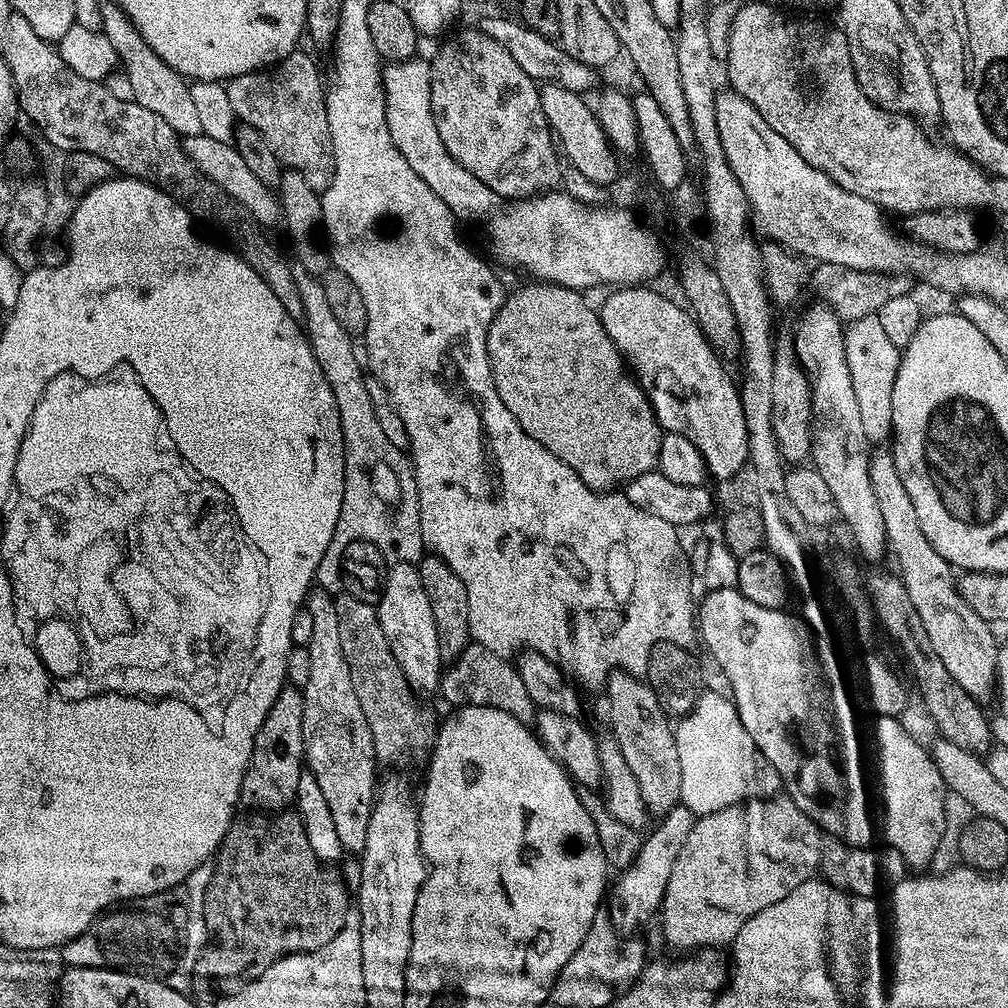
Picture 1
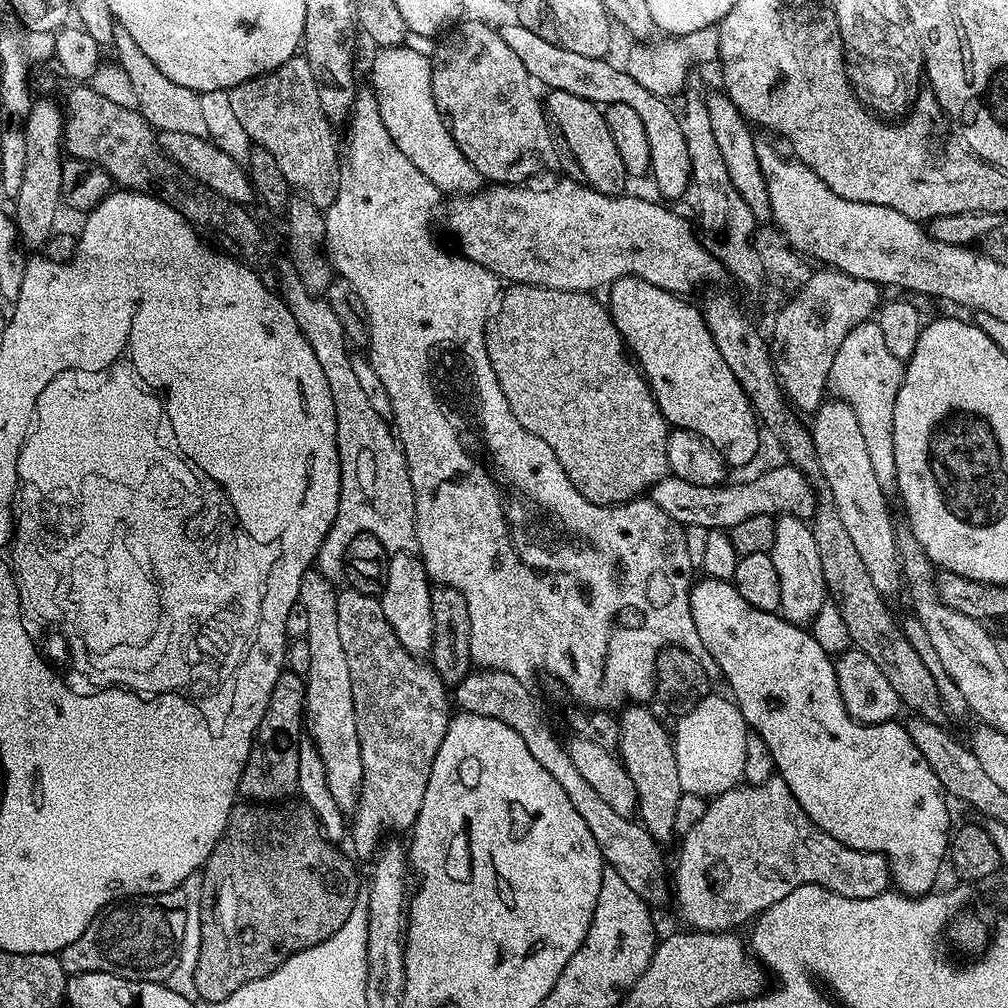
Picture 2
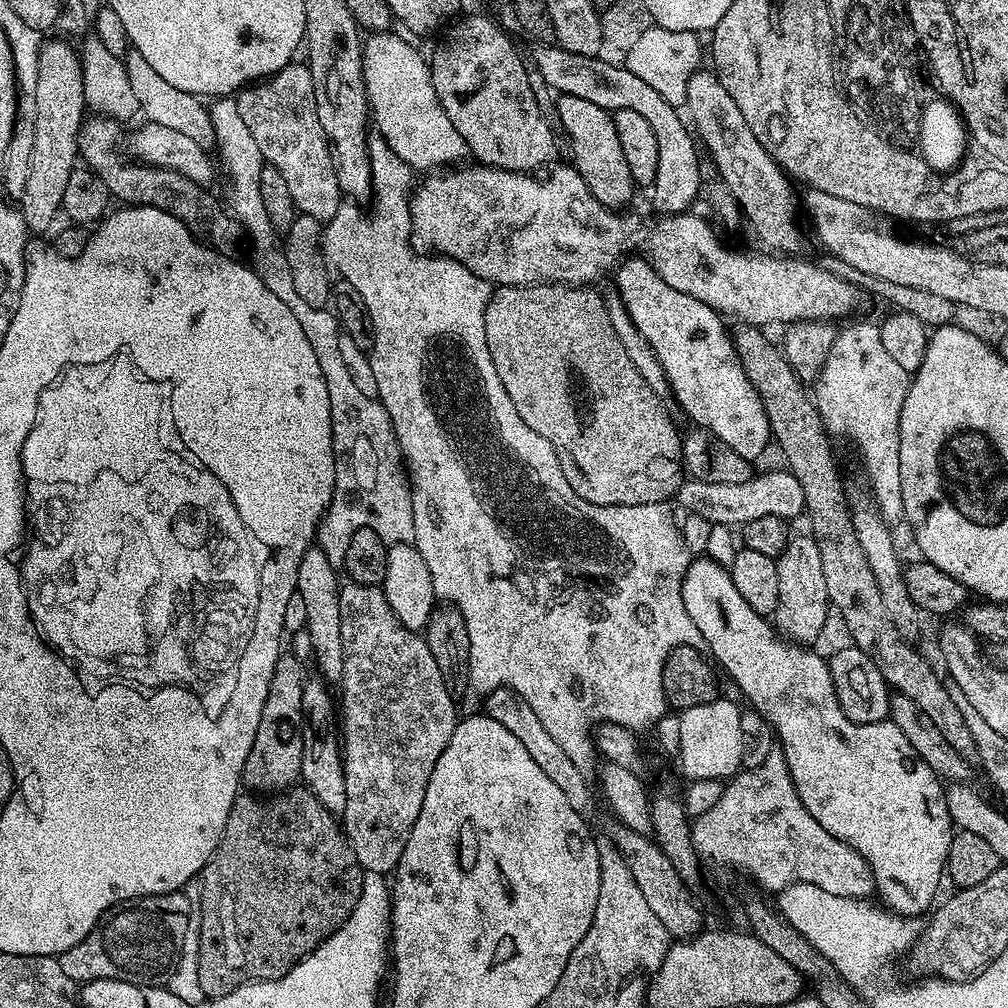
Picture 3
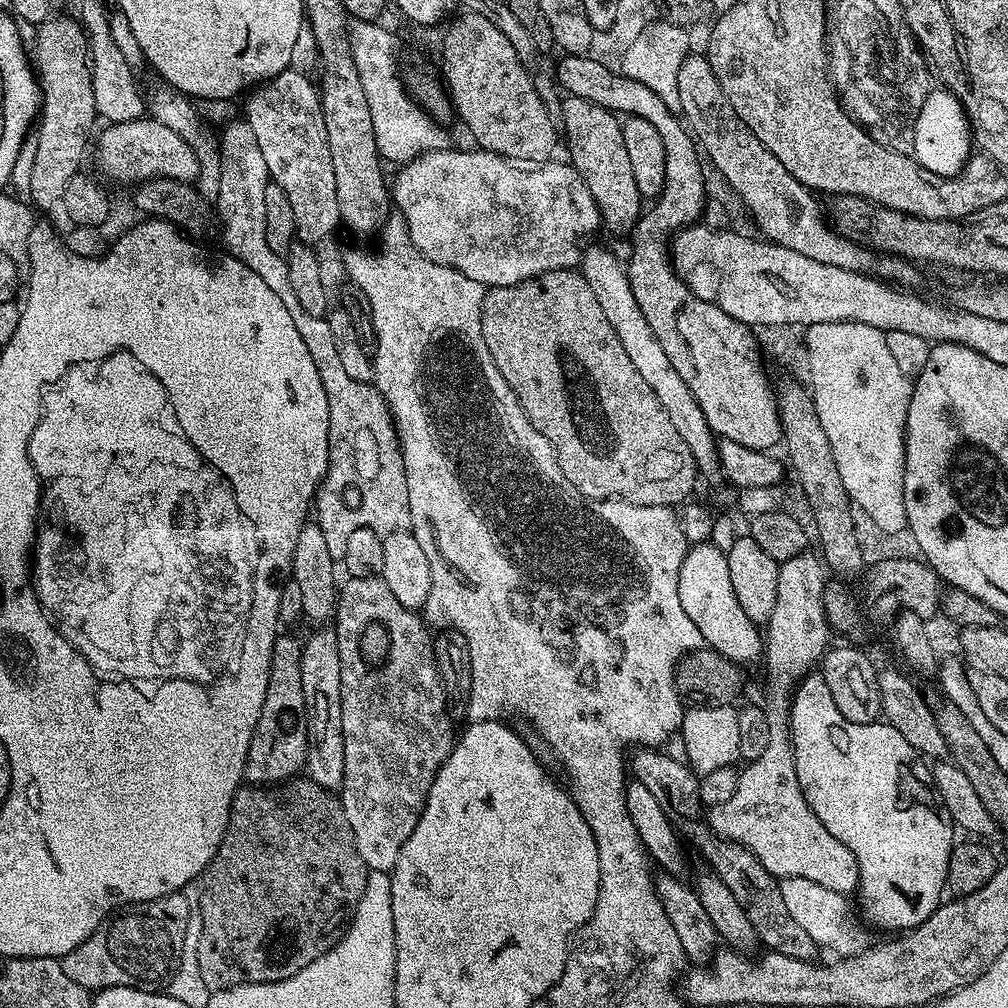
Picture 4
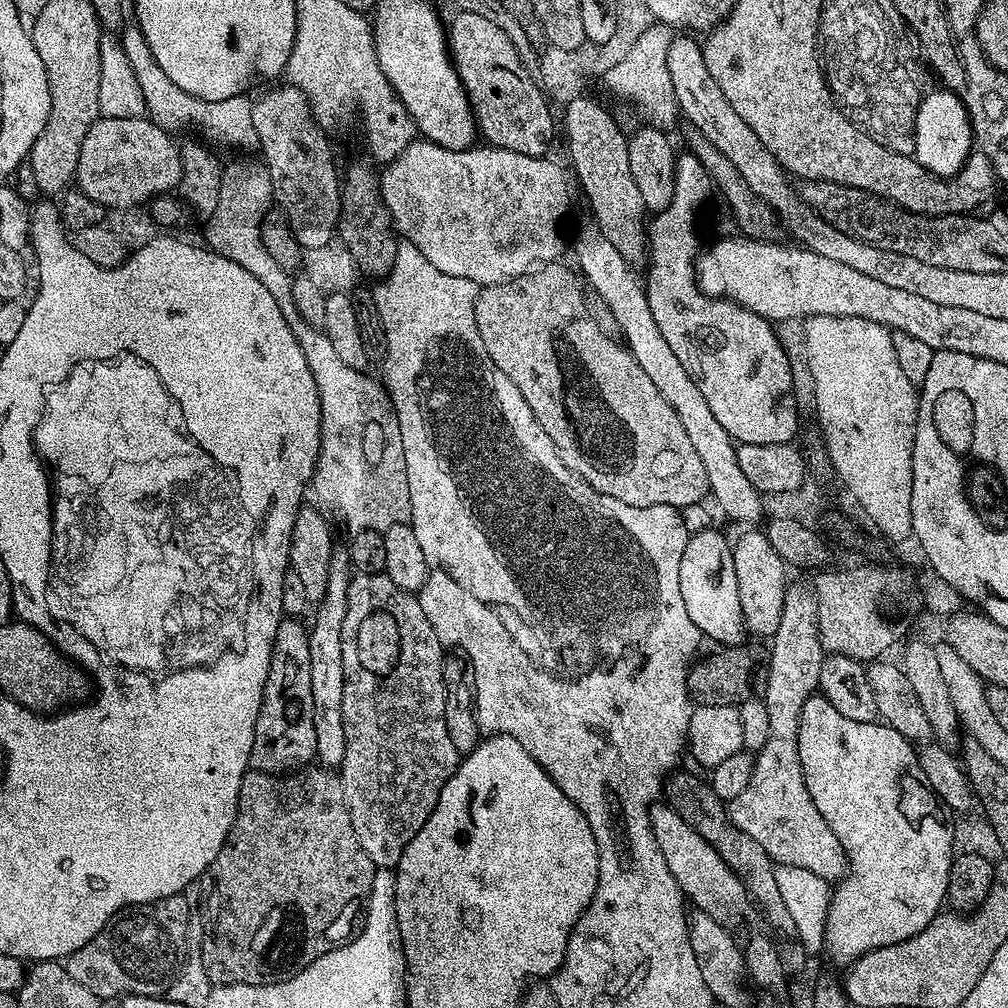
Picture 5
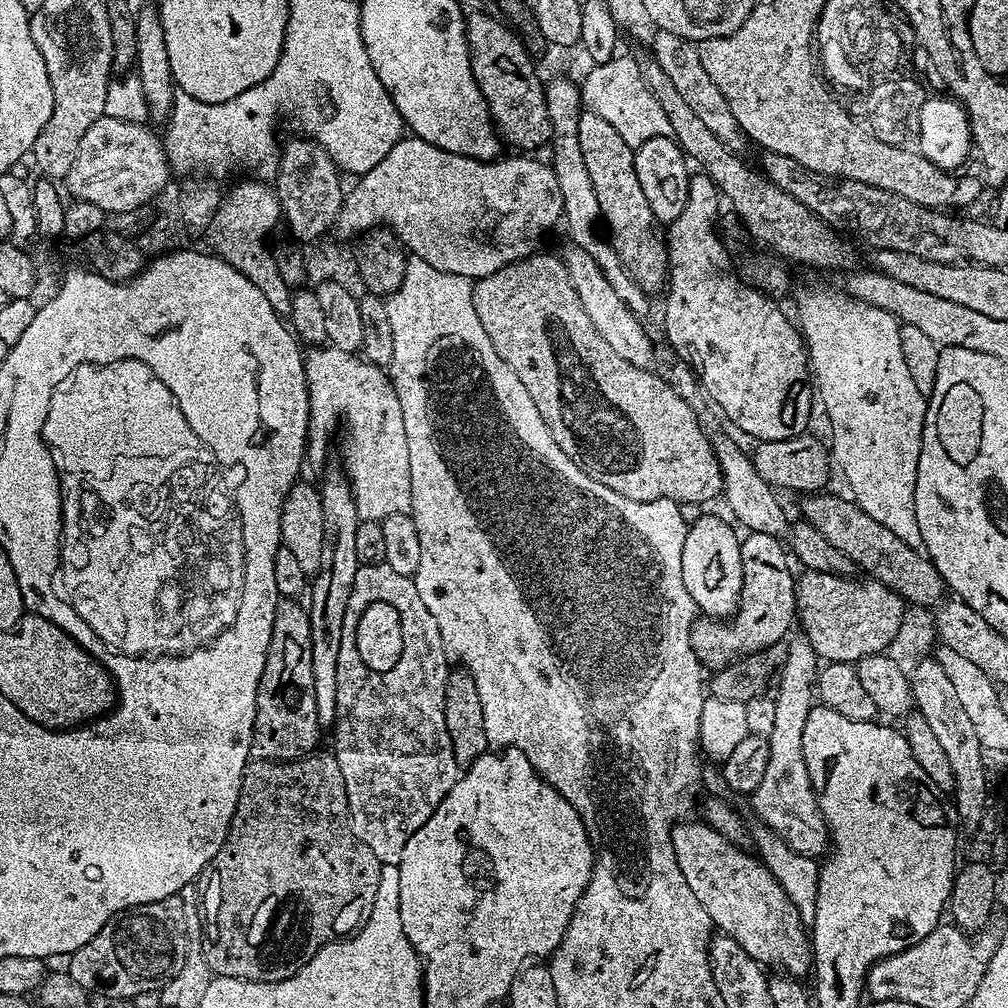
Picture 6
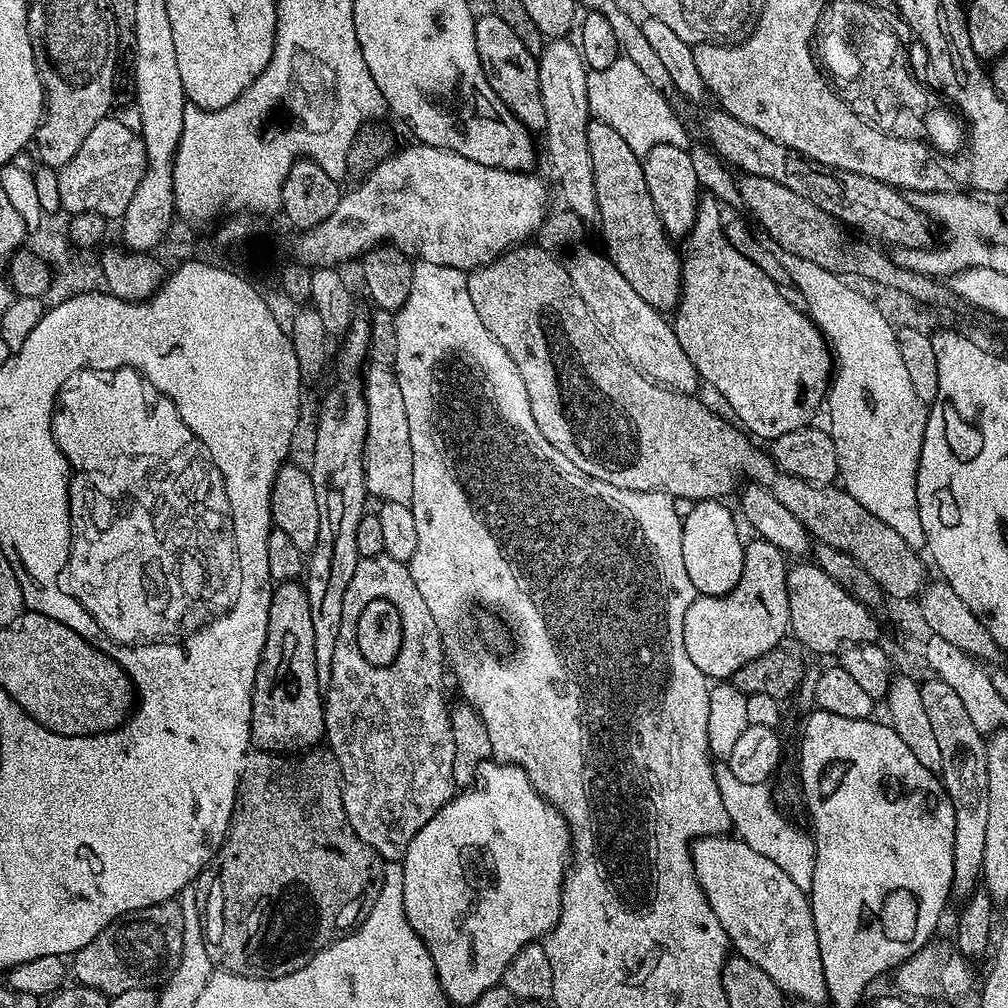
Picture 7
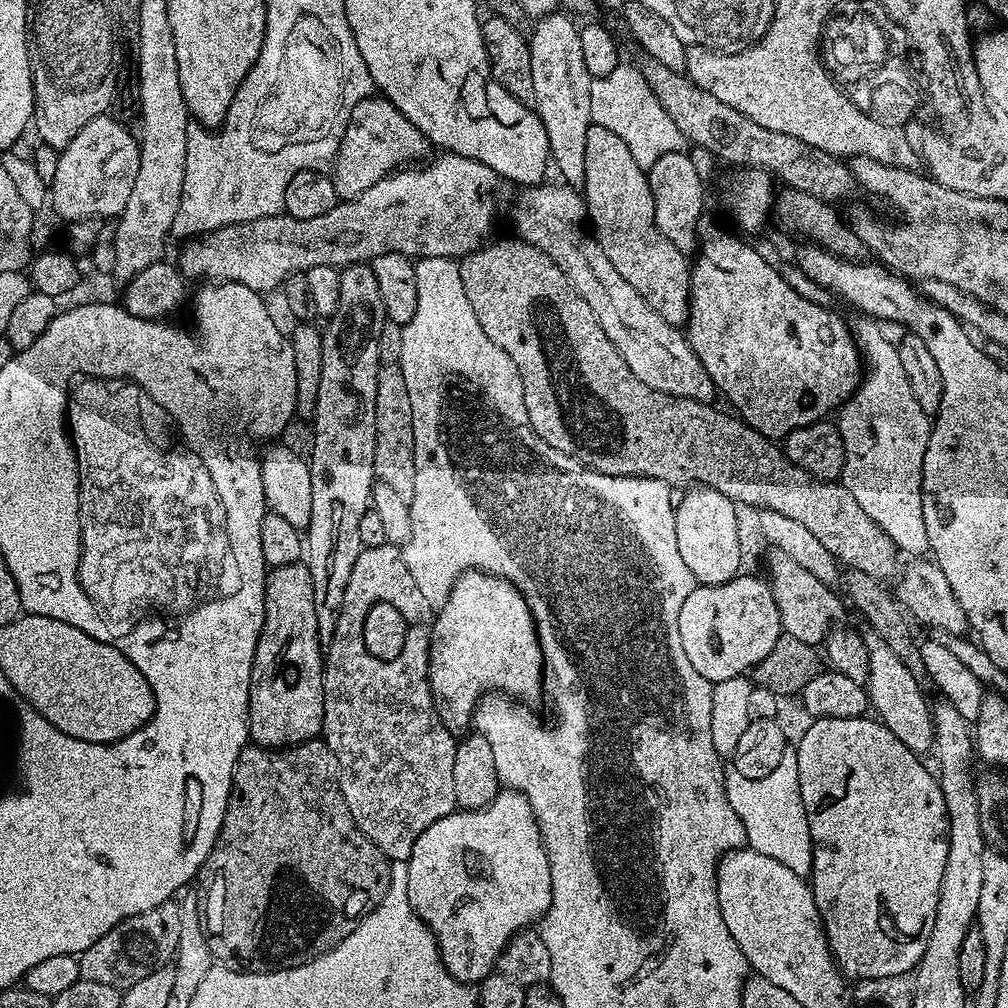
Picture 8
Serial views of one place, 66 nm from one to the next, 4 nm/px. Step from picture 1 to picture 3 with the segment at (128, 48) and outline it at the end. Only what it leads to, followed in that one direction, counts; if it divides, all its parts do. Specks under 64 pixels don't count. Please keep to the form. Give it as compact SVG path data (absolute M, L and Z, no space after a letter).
M134 50L129 51L123 57L123 61L127 77L130 78L131 89L138 98L141 115L149 123L181 131L202 149L211 151L215 147L216 139L214 138L214 126L208 112L209 107L201 100L201 97L170 86L170 82L166 82L166 78L158 78L158 70L154 70L150 66L150 62L146 62L146 58L142 58L142 54L138 54Z

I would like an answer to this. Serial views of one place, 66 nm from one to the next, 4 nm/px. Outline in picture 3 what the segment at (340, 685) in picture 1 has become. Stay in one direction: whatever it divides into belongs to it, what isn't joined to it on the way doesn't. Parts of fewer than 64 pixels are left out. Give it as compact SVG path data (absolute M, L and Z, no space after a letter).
M311 546L302 554L298 565L298 582L296 595L302 598L306 605L306 628L312 643L314 664L320 667L319 675L328 682L339 682L342 678L342 610L340 609L340 590L342 580L339 580L338 569L330 566L326 554L318 546Z

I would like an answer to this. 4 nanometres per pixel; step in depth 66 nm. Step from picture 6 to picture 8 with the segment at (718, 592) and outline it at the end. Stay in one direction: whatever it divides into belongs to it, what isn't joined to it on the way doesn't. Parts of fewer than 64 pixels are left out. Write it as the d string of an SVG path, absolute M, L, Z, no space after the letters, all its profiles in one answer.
M703 486L689 487L681 496L676 504L678 551L690 566L690 574L694 574L697 585L730 582L741 571L738 506L726 494Z

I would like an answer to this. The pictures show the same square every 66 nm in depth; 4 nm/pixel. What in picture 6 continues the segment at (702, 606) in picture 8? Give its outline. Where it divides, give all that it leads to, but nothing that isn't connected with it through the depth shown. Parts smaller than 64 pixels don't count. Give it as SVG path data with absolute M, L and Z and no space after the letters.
M748 532L741 539L740 553L742 554L740 605L728 619L700 618L692 625L692 649L700 659L701 665L708 670L724 668L741 656L761 652L764 648L781 643L793 631L792 624L794 628L794 621L797 619L797 577L794 572L792 576L793 565L781 537Z

